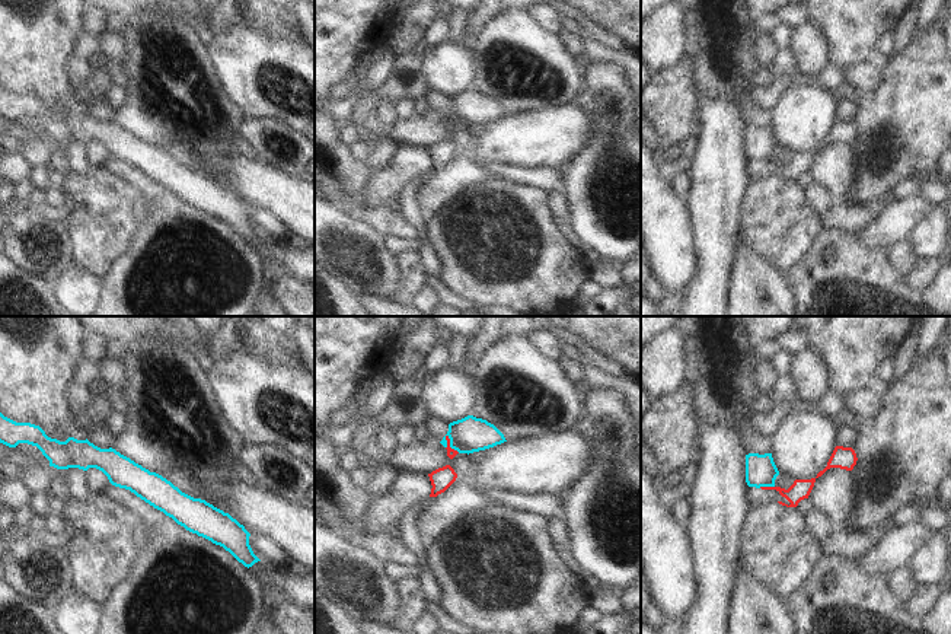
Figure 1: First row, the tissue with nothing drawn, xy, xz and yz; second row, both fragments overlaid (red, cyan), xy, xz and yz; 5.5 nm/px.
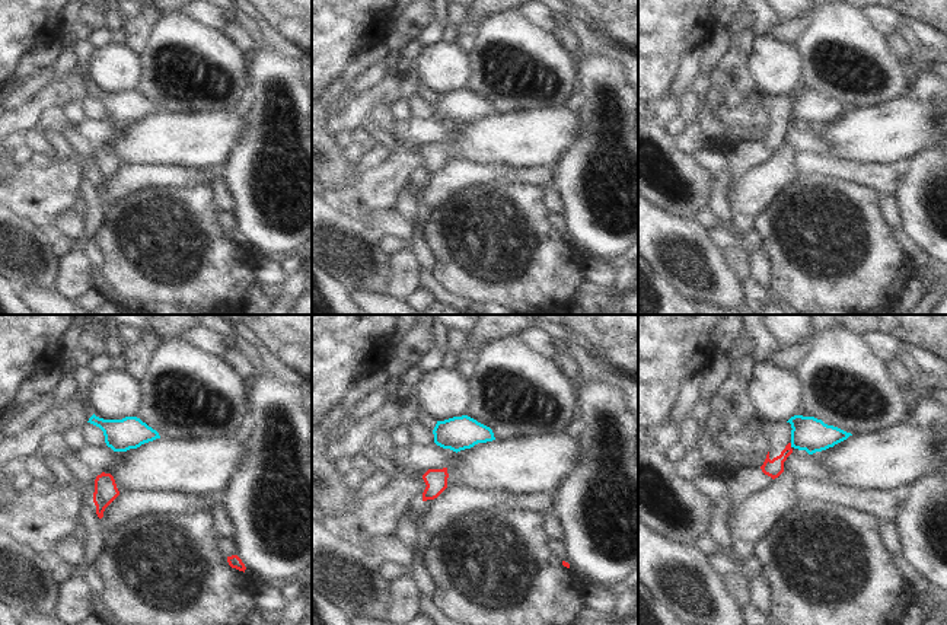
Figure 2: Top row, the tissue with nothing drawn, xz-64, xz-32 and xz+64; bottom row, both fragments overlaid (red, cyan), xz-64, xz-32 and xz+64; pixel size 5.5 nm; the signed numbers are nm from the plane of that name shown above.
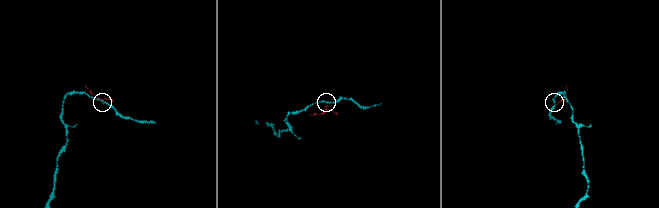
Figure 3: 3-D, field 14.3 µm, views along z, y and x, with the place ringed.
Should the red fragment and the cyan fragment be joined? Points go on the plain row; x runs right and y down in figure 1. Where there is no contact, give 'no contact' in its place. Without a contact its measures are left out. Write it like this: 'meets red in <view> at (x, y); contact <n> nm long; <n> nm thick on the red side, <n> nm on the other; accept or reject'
meets red in xz at (449, 118); contact 130 nm long; 50 nm thick on the red side, 200 nm on the other; reject

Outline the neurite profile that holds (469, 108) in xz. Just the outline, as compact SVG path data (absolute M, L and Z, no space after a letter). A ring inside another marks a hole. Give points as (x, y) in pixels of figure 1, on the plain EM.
M473 89L450 96L446 109L451 122L467 128L507 115L494 98Z

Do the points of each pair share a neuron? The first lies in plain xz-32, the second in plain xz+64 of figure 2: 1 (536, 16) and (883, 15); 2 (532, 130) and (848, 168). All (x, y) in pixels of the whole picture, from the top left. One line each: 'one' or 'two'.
1: one
2: two

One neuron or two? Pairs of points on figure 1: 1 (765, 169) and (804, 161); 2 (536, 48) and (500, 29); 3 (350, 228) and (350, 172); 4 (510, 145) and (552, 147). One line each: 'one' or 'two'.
1: one
2: one
3: two
4: one

